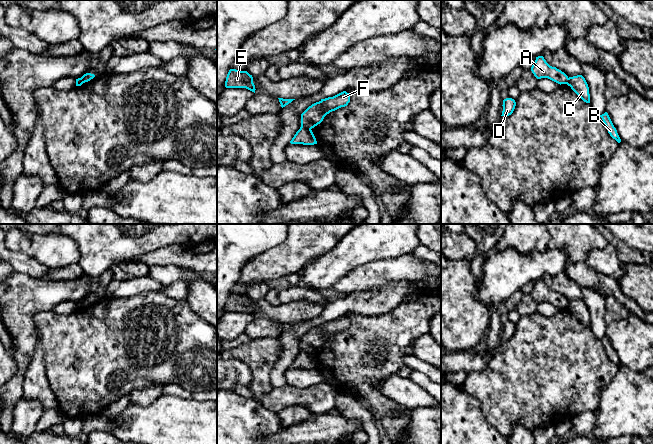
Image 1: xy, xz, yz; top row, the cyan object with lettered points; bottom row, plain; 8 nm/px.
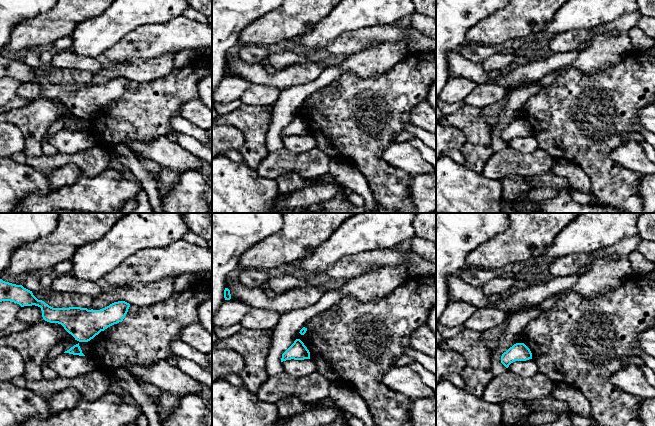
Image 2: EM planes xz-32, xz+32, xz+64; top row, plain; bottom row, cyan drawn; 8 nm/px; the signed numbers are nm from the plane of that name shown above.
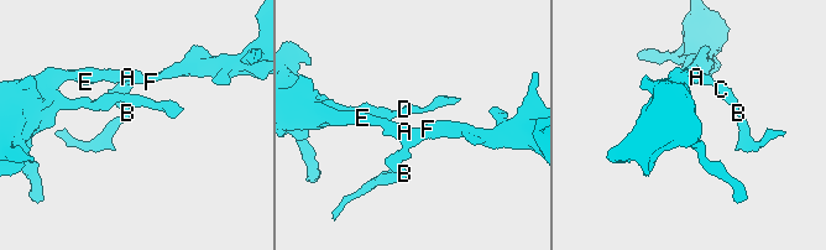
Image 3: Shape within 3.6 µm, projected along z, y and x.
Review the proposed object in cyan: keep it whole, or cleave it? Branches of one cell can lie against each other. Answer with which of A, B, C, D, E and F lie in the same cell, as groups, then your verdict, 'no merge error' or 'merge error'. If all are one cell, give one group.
A D E F / B C; merge error

